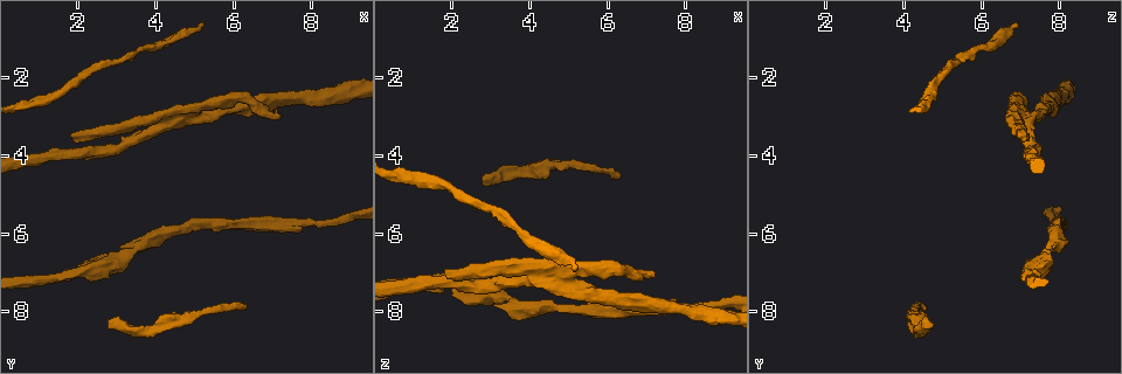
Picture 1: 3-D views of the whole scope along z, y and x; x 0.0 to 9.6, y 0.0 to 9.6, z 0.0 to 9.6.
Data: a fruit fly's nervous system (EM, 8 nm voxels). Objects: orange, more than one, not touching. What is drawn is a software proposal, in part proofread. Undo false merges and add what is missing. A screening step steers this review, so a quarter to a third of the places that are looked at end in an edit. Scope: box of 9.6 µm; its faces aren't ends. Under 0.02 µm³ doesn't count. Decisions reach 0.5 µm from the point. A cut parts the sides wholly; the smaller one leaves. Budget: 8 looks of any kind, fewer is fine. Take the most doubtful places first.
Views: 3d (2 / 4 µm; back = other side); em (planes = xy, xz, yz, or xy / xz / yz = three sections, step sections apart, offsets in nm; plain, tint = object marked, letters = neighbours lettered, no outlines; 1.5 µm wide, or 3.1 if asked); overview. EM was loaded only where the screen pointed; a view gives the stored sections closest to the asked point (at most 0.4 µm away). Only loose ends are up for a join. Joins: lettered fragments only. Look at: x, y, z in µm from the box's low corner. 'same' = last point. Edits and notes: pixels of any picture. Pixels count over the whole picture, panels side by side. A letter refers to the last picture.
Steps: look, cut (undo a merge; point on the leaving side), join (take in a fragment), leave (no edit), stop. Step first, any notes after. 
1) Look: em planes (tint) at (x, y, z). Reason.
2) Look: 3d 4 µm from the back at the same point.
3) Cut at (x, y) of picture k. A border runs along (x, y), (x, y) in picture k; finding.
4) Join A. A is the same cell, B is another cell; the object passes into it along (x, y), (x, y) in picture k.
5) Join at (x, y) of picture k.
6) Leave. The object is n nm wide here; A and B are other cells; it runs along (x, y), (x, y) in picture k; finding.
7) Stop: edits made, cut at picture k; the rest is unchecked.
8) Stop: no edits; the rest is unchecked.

Look: 3d 2 µm from the back at (5.20, 0.60, 6.85). End of a long branch.

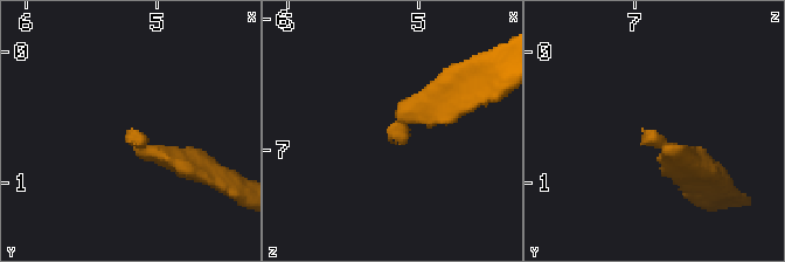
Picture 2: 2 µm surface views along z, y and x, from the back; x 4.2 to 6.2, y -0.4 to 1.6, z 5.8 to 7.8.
Look: em planes (letters) at (5.22, 0.60, 6.84). Need the tissue.

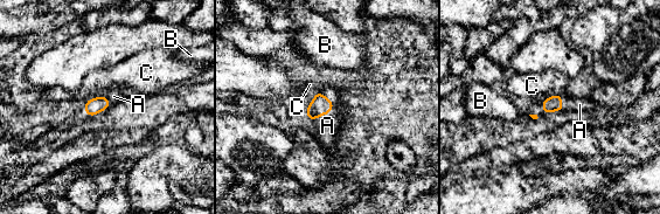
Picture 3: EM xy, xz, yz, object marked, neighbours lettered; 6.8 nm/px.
Join A. The object is 110 nm wide here; A is the same cell, B and C are other cells; the object passes into it along (320, 105), (325, 114), (327, 125) in picture 3; the neuron continues.

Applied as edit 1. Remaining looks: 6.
Look: 3d 4 µm at (2.80, 8.40, 4.75).

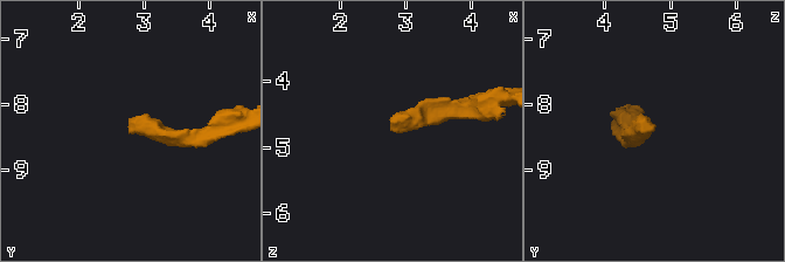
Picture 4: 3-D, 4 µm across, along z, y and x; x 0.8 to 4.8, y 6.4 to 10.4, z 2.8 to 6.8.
Look: em planes (letters) at (2.75, 8.35, 4.70). Need the tissue.

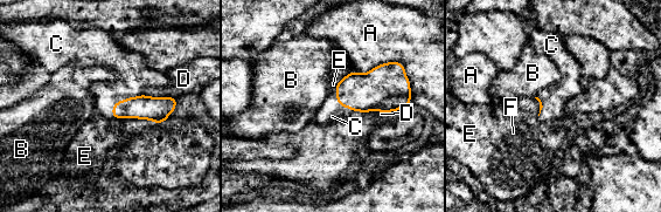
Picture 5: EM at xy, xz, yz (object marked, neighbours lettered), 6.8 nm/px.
Join C. C is the same cell, A, B, D, E and F are other cells; it goes on there.

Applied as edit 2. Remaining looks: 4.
Look: overview. See it whole again.

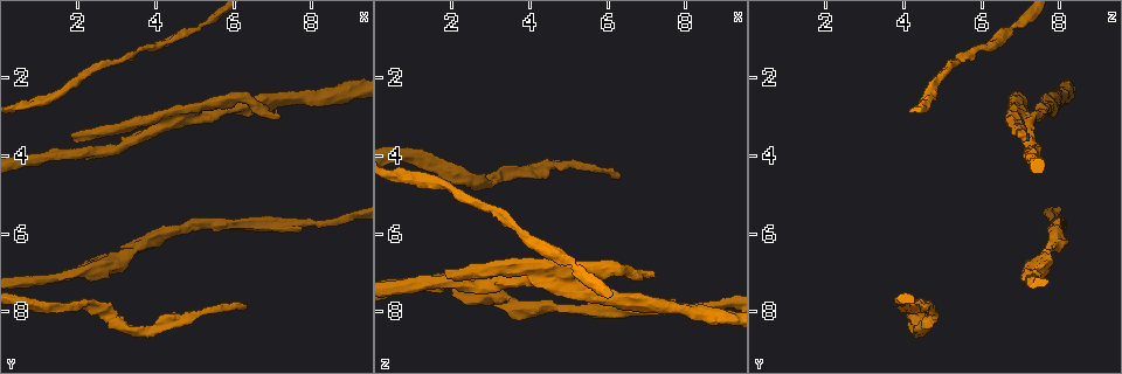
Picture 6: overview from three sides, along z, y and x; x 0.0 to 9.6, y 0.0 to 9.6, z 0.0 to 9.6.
Look: 3d 4 µm at (7.20, 3.00, 7.10). An open end.

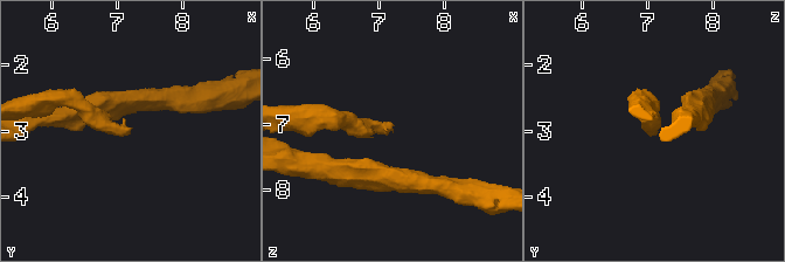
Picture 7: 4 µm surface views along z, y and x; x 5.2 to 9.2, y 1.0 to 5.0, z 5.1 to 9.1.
Look: em yz step 4 (plain) at (7.15, 3.05, 7.10). Shape alone is not enough.

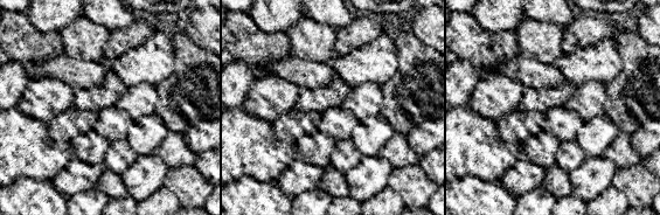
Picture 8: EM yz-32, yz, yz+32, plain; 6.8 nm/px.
Look: em yz step 4 (letters) at the same point.

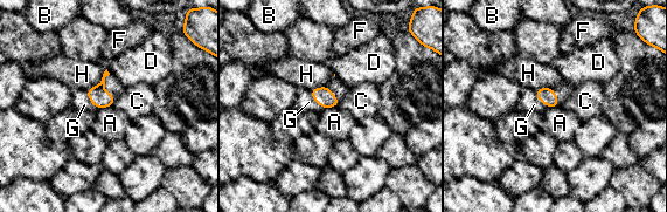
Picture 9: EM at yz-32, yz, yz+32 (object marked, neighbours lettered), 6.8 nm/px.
Join G. The longest contact is with H, 200 nm; G is the same cell, A, B, C, D, F and H are other cells; the object passes into it along (98, 96), (89, 97), (85, 104) in picture 9; it goes on there.

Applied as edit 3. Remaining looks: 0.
Stop: edits made, join at picture 3, join at picture 5, join at picture 9; the rest is unchecked.

